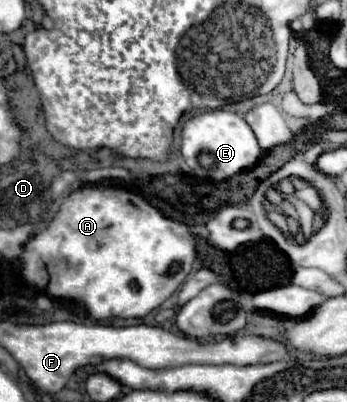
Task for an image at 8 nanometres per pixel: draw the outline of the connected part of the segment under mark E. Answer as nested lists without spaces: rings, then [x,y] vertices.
[[[209,110],[189,118],[181,128],[181,154],[187,166],[199,178],[225,180],[235,176],[237,172],[251,168],[261,158],[261,148],[249,124],[227,110]]]

